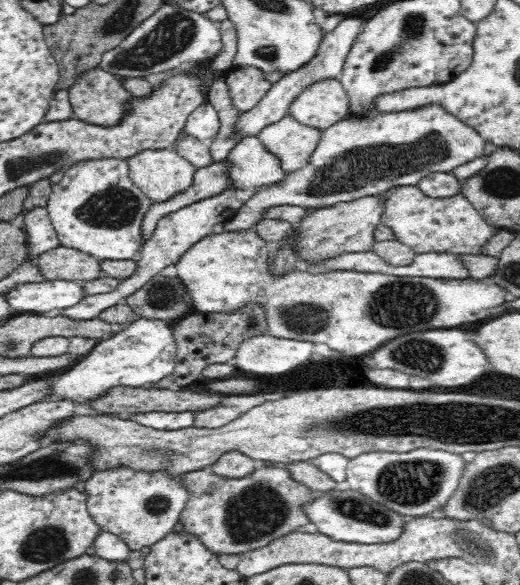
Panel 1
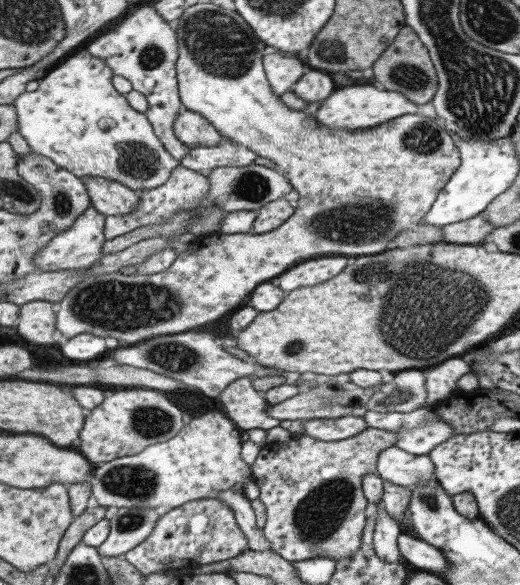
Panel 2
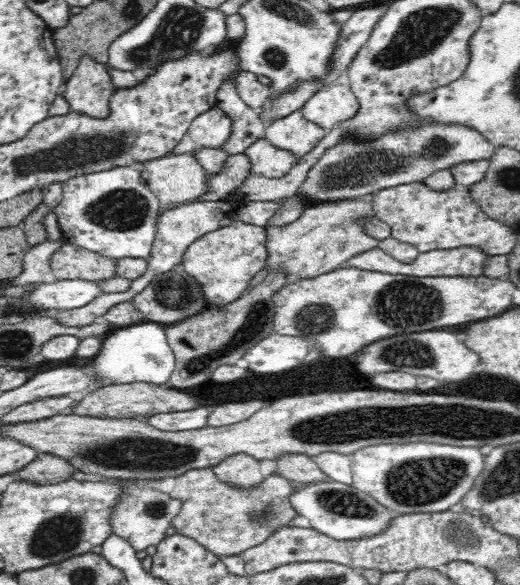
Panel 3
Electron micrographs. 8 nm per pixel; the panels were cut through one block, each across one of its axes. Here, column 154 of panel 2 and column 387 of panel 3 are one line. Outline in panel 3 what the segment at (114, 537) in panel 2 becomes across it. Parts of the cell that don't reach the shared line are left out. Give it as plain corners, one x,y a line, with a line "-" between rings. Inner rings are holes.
331,479
304,484
292,490
289,499
297,515
308,518
312,528
336,540
374,536
398,517
396,512
390,512
365,492
353,488
352,485
338,483

